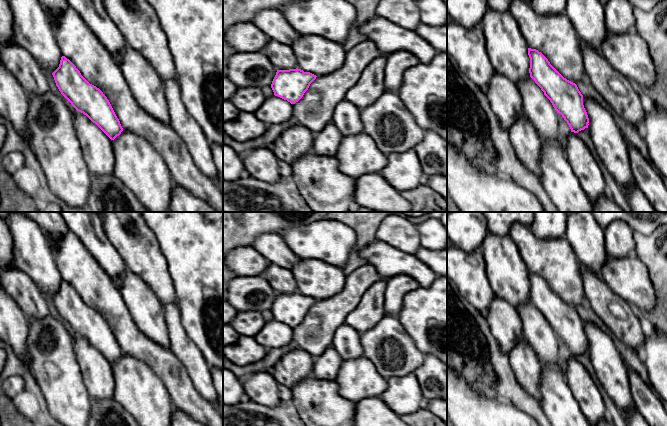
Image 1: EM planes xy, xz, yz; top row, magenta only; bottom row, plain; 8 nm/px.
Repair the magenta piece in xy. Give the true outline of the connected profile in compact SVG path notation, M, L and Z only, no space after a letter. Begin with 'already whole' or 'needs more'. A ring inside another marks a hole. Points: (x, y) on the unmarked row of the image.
already whole | M62 280L59 291L52 297L52 299L61 318L77 335L86 339L111 364L114 364L121 358L123 352L107 321L99 312L90 308L84 302L80 295L69 283L67 283L65 280Z

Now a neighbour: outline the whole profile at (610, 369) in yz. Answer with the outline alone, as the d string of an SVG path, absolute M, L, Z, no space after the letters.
M583 320L583 329L589 342L589 356L595 375L620 412L636 408L633 400L627 366L612 337L596 324Z

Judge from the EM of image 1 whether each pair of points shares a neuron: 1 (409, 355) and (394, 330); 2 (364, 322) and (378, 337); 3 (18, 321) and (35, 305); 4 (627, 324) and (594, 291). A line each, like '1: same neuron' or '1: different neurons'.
1: same neuron
2: different neurons
3: different neurons
4: same neuron

